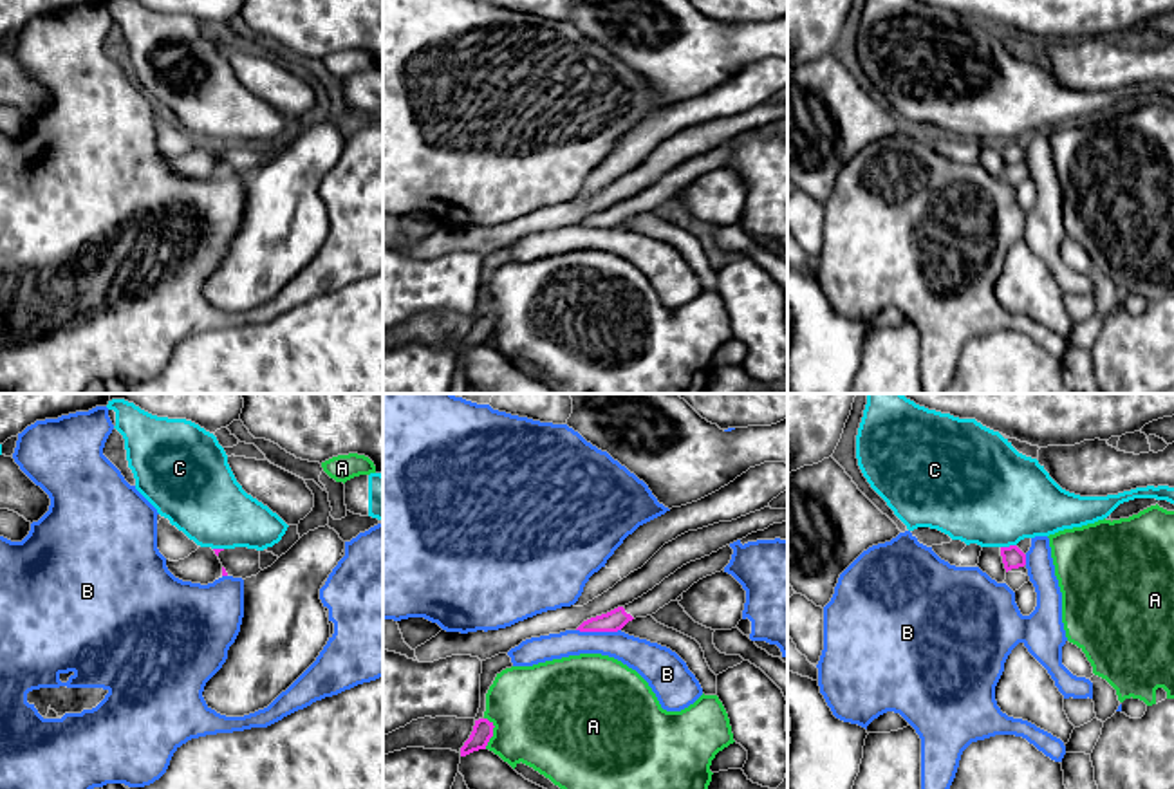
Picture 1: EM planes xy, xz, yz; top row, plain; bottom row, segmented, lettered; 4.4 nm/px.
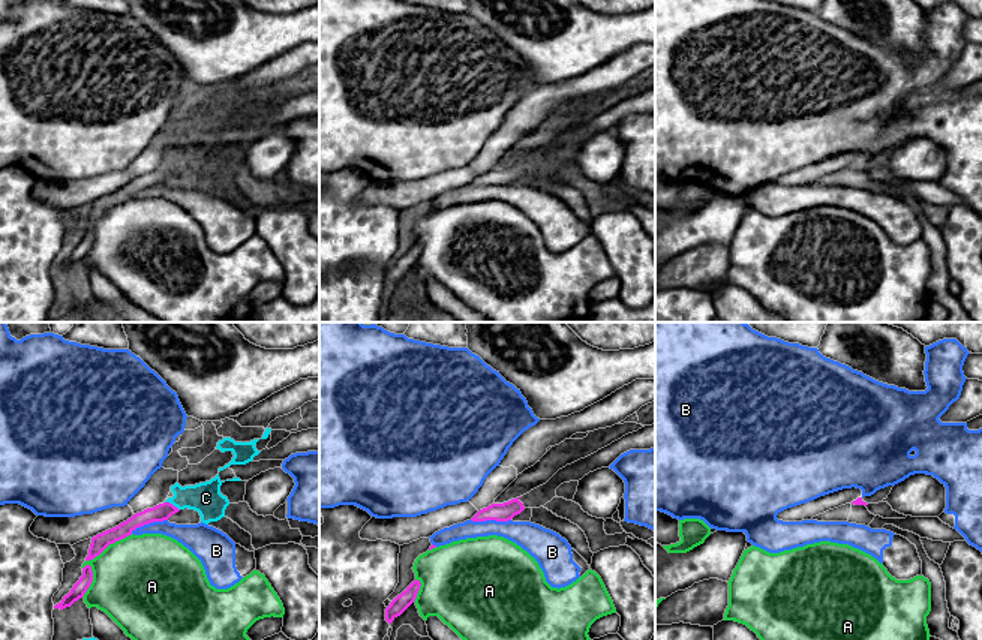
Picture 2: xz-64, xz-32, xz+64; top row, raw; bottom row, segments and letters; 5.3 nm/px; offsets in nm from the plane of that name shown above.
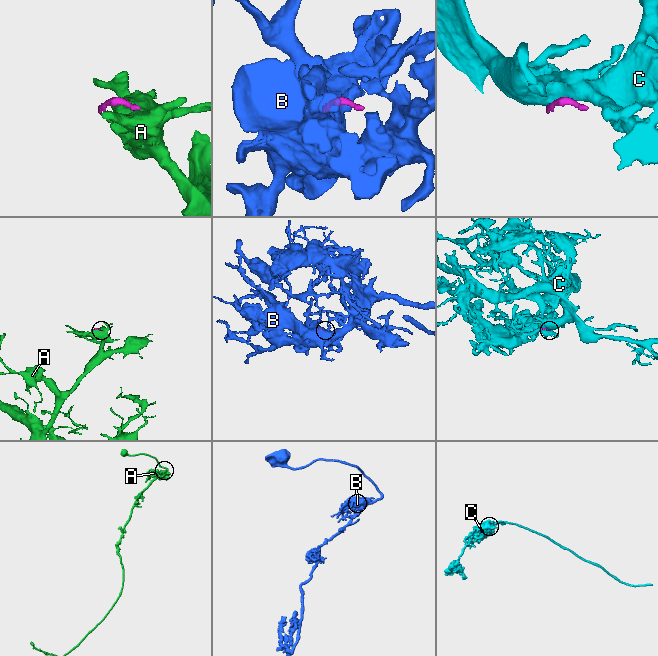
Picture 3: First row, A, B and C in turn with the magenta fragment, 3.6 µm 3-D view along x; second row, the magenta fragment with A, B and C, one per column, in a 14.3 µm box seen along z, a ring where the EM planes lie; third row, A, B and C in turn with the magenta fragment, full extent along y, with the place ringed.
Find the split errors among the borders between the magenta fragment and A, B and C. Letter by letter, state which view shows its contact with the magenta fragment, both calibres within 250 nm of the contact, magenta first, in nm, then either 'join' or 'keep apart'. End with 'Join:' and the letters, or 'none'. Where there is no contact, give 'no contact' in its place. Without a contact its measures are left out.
A: xz | 90/460 nm | keep apart
B: xz | 90/150 nm | keep apart
C: yz | 100/460 nm | keep apart
Join: none

